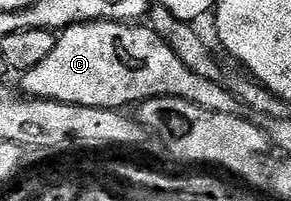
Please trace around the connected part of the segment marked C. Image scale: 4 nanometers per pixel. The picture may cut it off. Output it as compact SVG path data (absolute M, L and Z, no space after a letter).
M92 20L73 24L57 36L55 50L51 50L51 54L47 54L47 58L43 58L39 66L31 66L31 70L20 73L19 80L22 88L20 91L26 97L34 100L54 100L71 106L125 110L128 109L128 104L137 106L156 96L174 96L191 102L203 110L211 110L211 114L231 114L246 118L254 115L251 106L245 105L231 90L195 74L194 70L175 54L175 50L153 28L141 22Z

